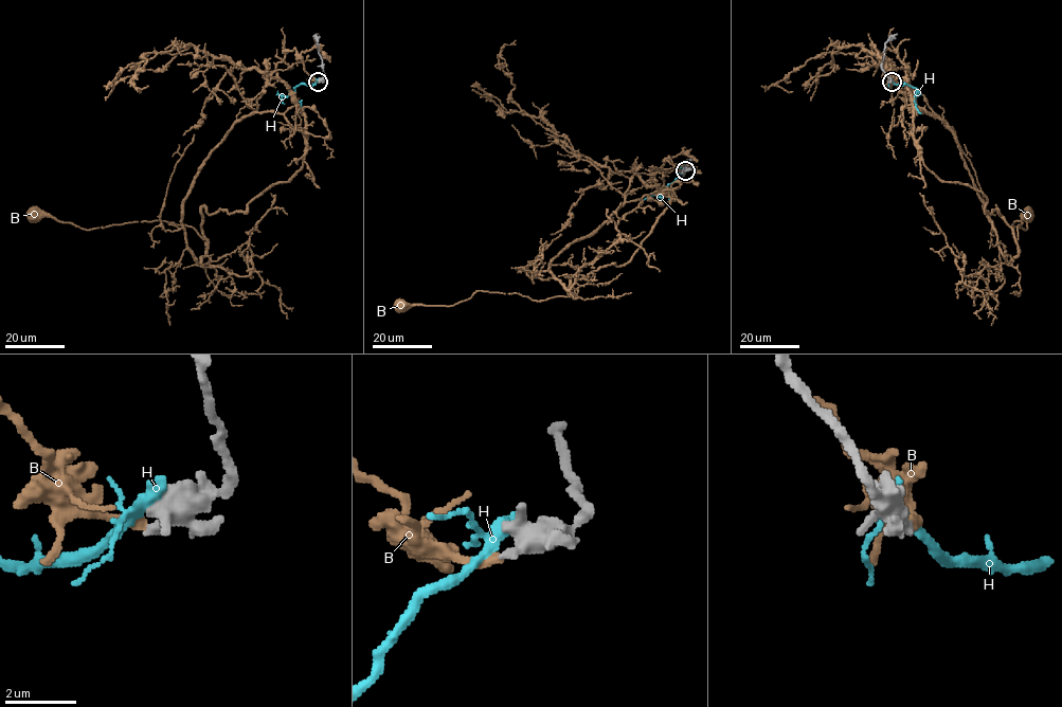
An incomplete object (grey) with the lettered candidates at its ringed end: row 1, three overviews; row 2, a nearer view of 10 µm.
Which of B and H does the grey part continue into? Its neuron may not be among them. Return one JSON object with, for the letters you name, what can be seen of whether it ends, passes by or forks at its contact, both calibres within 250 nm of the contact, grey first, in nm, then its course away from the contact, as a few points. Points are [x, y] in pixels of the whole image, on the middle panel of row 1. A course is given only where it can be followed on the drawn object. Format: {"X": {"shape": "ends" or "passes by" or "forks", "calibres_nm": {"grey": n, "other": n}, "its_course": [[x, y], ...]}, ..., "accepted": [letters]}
{"accepted": []}

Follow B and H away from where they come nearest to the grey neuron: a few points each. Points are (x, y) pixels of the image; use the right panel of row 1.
B: (892, 82), (886, 49), (904, 64), (896, 86), (953, 132), (1010, 263), (1028, 216)
H: (889, 79), (896, 85), (910, 85), (918, 91), (914, 102), (921, 113)

